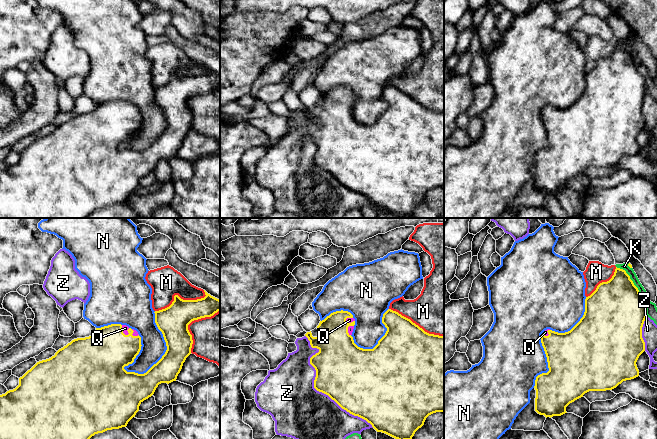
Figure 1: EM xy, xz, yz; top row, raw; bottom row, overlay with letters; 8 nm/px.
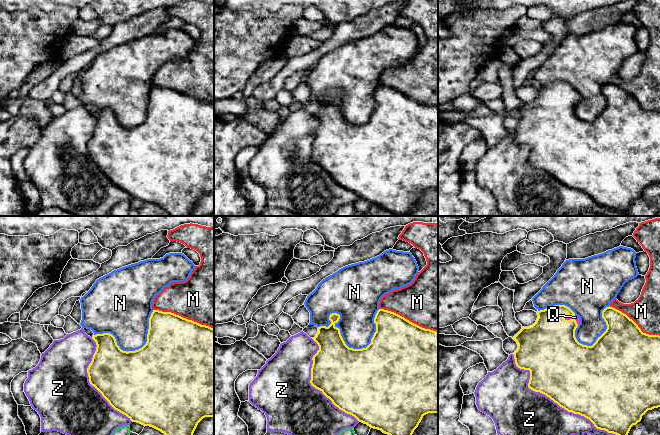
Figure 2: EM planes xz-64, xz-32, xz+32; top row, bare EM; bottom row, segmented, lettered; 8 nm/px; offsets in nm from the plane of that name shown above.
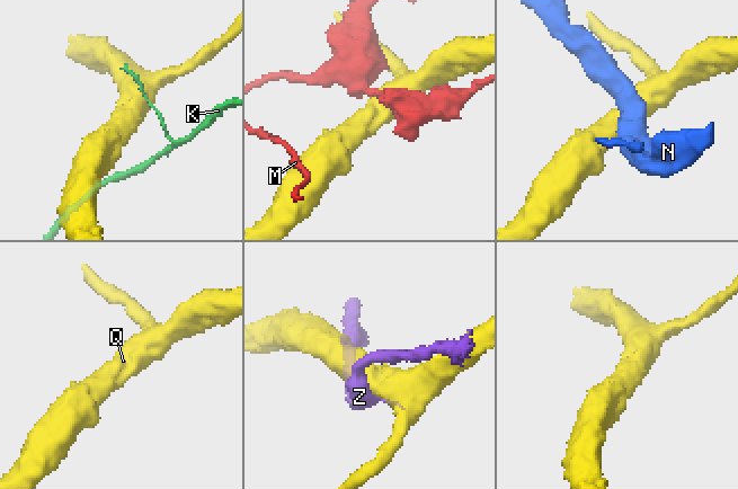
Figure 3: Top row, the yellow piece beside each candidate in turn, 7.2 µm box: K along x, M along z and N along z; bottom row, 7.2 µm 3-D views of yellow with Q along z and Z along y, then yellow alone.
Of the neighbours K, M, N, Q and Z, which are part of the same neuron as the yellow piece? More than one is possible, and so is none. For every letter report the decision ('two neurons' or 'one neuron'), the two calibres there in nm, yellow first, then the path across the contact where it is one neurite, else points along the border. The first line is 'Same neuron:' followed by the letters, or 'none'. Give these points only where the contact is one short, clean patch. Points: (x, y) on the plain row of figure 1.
Same neuron: Q
K: two neurons; calibres 480 and 100 nm; border yz (616, 42), (625, 47), (637, 64), (644, 77), (647, 92)
M: two neurons; calibres 240 and 260 nm
N: two neurons; calibres 240 and 190 nm
Q: one neuron; calibres 380 and 50 nm
Z: two neurons; calibres 440 and 440 nm

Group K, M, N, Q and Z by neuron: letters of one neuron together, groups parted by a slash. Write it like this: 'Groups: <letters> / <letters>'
Groups: K / M / N / Q / Z

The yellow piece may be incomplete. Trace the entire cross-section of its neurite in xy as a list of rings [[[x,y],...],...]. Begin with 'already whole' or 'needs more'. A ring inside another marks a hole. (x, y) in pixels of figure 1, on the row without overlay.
needs more; [[[205,66],[204,68],[206,72],[197,76],[183,76],[178,71],[175,71],[174,77],[169,83],[154,88],[155,99],[163,110],[167,126],[162,134],[144,150],[127,148],[124,145],[125,142],[134,138],[134,135],[139,130],[142,121],[141,113],[138,108],[121,100],[111,100],[101,104],[96,104],[96,107],[92,112],[74,115],[66,122],[59,125],[51,134],[37,138],[30,146],[19,154],[19,161],[15,165],[9,166],[5,170],[0,171],[0,218],[87,218],[95,210],[103,209],[107,206],[126,203],[128,198],[135,193],[136,189],[139,187],[140,180],[154,170],[159,160],[169,160],[176,157],[177,152],[182,145],[183,139],[191,130],[193,116],[192,111],[188,106],[188,101],[194,96],[211,93],[220,87],[220,76],[208,70]]]

